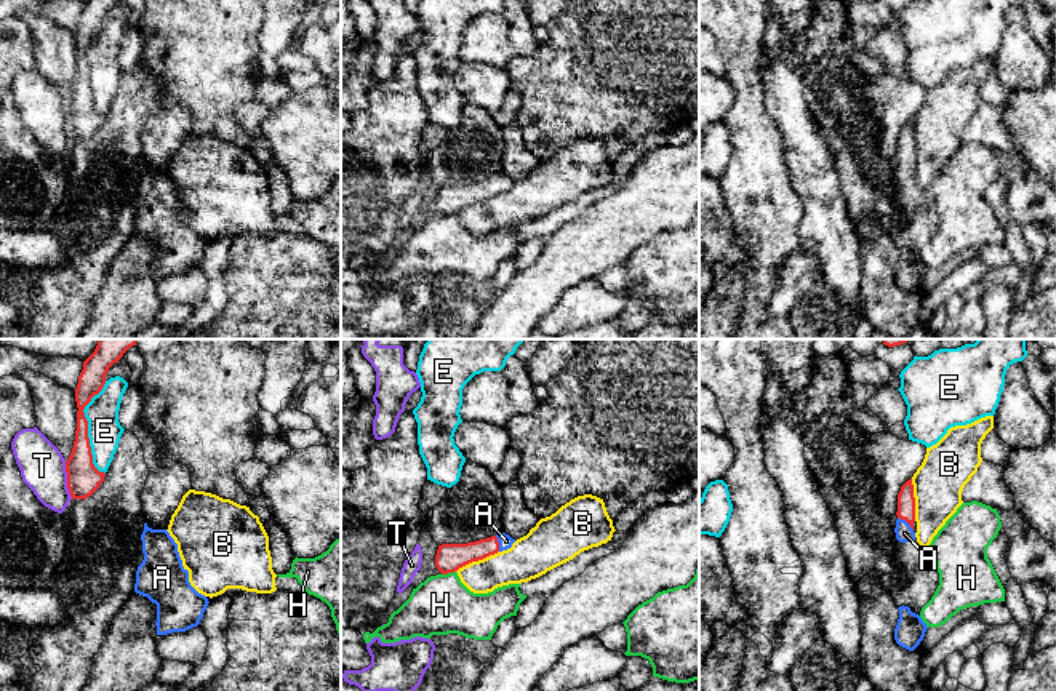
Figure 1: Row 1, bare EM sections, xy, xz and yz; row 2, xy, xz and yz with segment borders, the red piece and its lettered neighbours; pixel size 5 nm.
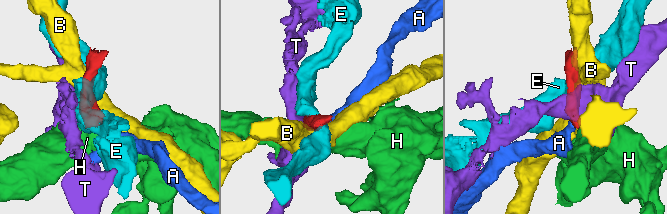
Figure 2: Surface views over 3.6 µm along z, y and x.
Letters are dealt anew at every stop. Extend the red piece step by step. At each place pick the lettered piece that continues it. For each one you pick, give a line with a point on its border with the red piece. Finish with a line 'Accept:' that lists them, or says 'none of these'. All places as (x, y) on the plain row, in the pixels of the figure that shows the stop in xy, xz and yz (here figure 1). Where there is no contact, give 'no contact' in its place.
A: contact yz (906, 162)
Accept: A

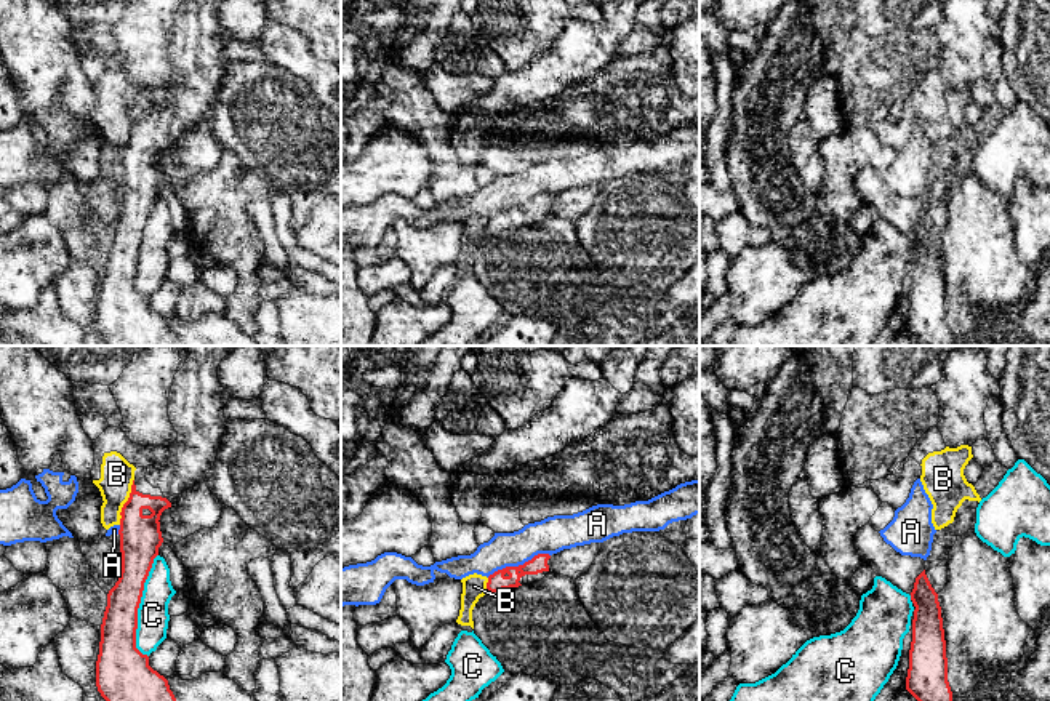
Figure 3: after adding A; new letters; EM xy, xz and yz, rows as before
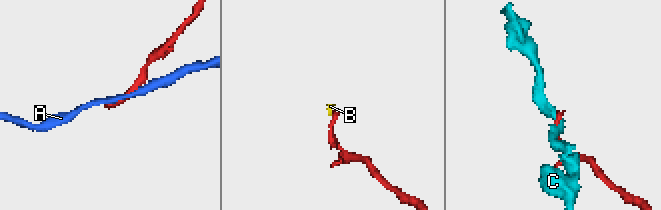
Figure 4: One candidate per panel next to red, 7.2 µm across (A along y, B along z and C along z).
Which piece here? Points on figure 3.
Accept: none of these

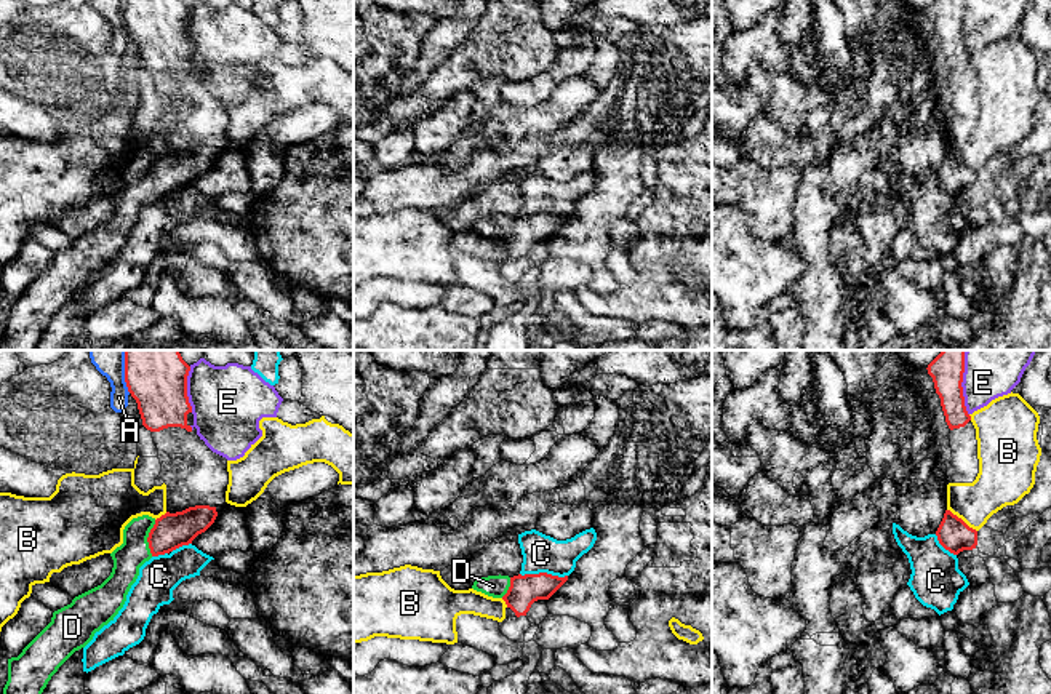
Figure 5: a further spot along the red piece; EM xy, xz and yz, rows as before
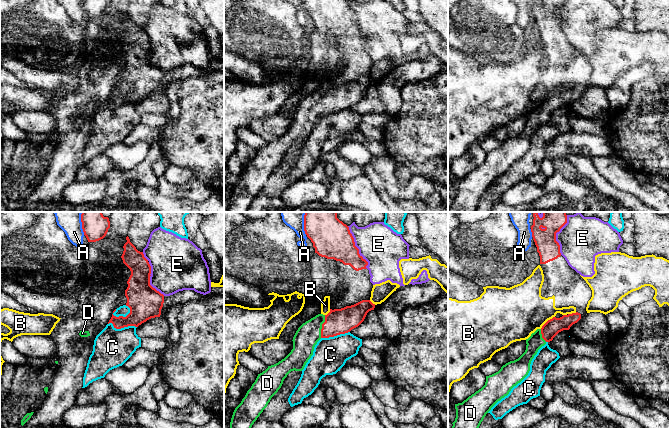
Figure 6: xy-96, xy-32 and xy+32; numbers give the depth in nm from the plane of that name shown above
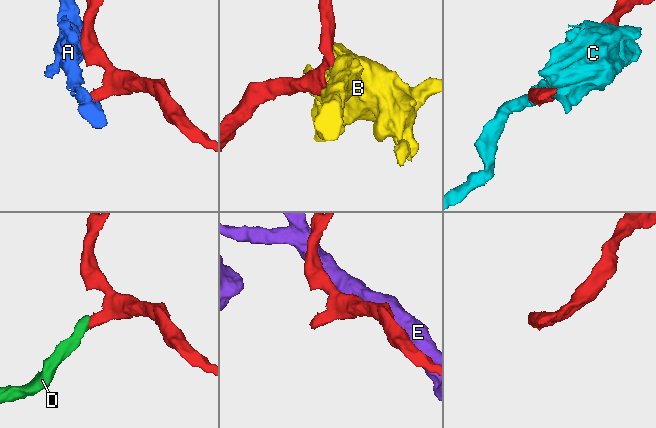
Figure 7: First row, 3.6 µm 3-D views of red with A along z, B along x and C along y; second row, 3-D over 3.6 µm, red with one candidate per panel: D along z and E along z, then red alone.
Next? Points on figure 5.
D: contact xy (147, 179)
Accept: D

